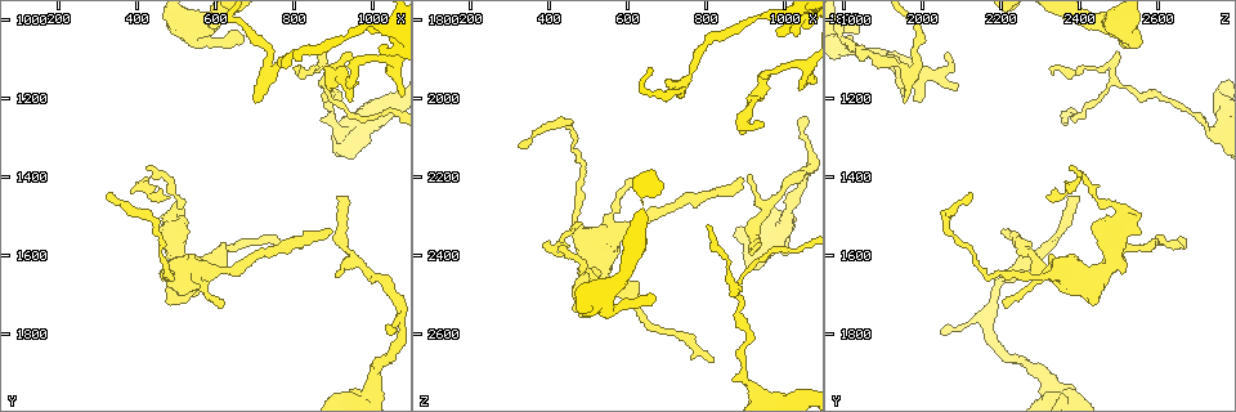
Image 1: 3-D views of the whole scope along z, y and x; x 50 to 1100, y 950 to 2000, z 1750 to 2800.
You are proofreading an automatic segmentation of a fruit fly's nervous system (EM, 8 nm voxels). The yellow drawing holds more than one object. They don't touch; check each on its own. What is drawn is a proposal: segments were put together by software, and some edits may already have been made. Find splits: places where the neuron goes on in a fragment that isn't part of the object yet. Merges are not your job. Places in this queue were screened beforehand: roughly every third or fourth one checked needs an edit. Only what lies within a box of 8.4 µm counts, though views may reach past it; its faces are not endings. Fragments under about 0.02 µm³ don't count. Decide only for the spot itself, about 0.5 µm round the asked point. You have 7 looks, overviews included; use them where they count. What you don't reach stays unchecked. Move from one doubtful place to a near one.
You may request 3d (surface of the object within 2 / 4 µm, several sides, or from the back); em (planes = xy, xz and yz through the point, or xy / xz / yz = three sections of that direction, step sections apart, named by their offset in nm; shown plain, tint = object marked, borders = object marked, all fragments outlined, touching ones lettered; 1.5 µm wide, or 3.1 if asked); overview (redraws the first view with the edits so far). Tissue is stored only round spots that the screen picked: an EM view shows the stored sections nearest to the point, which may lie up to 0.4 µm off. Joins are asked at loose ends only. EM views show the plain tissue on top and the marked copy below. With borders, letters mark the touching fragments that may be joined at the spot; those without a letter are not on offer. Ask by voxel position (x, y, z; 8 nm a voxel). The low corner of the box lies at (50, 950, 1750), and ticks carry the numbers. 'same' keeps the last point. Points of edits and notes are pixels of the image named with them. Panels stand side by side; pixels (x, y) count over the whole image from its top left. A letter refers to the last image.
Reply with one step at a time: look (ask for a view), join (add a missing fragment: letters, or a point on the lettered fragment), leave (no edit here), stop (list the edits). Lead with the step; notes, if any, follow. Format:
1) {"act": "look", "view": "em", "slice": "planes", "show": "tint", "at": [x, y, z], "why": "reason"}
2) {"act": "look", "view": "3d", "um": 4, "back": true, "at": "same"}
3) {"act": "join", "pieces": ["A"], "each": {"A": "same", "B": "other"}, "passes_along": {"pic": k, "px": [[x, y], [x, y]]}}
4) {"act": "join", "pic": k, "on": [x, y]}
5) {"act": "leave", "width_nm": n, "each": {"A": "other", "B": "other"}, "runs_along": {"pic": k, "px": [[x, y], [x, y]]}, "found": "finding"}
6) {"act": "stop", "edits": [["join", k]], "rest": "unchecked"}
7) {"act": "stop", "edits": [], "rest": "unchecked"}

{"act": "look", "view": "em", "slice": "planes", "show": "borders", "at": [920, 1455, 2400], "why": "an open end"}

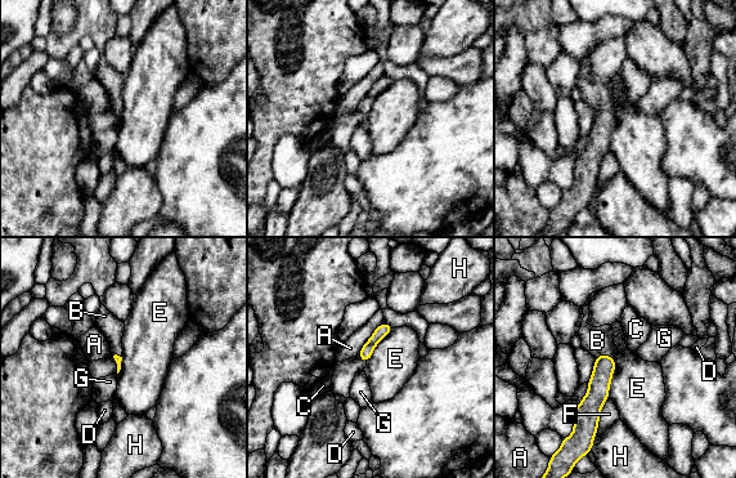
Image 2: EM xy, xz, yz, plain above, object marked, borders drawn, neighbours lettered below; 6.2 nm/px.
{"act": "join", "pieces": ["B"], "each": {"A": "other", "B": "same", "C": "other", "D": "other", "E": "other", "F": "other", "G": "other", "H": "other"}, "passes_along": {"pic": 2, "px": [[597, 393], [605, 354], [597, 340]]}, "found": "the neuron continues"}

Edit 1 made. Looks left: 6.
{"act": "look", "view": "em", "slice": "planes", "show": "borders", "at": [895, 1545, 2205], "why": "an open end"}

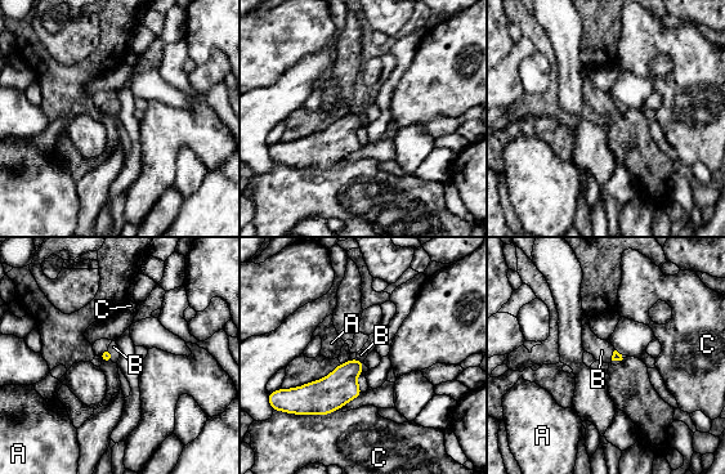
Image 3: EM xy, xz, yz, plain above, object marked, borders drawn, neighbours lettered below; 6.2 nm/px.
{"act": "join", "pieces": ["B"], "longest_contact_nm": ["C", 320], "each": {"A": "other", "B": "same", "C": "other"}, "found": "the neuron continues"}

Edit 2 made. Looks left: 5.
{"act": "look", "view": "overview", "why": "redraw"}

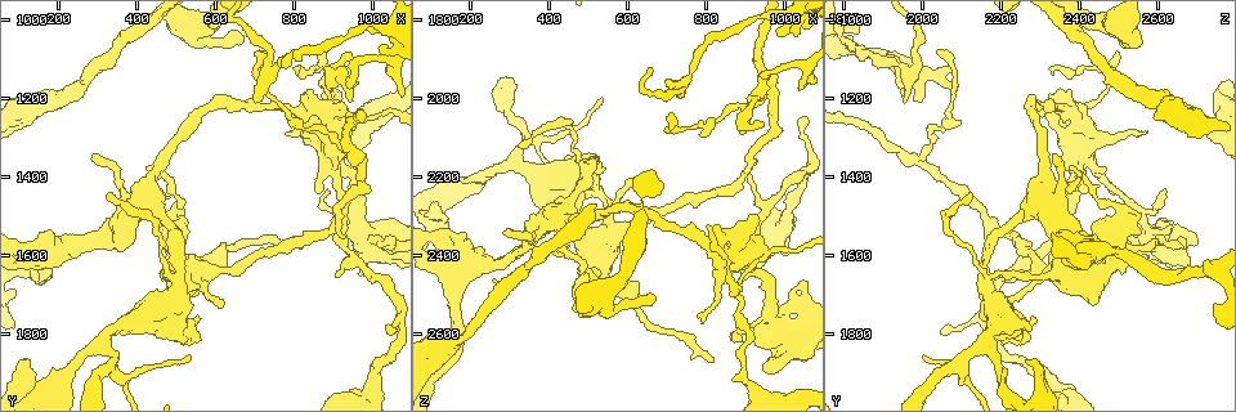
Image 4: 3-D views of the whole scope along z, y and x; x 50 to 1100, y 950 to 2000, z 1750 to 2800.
{"act": "look", "view": "em", "slice": "xz", "step": 4, "show": "tint", "at": [925, 1230, 2325], "why": "an open end"}

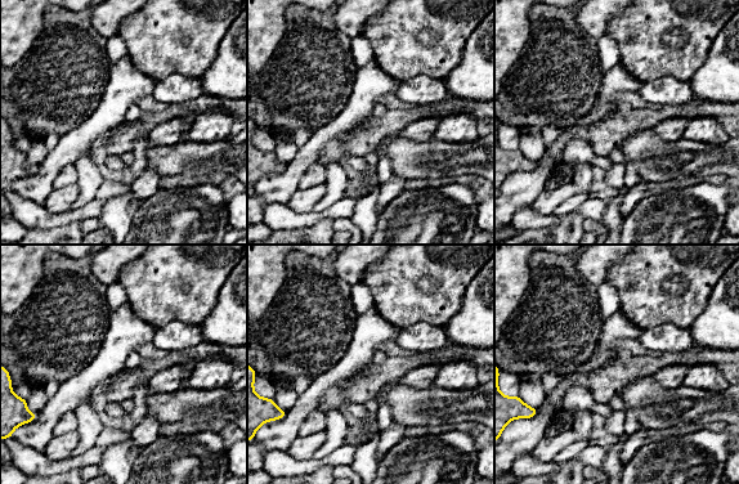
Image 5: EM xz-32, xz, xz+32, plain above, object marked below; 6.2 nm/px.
{"act": "look", "view": "em", "slice": "planes", "show": "tint", "at": "same", "why": "another direction"}

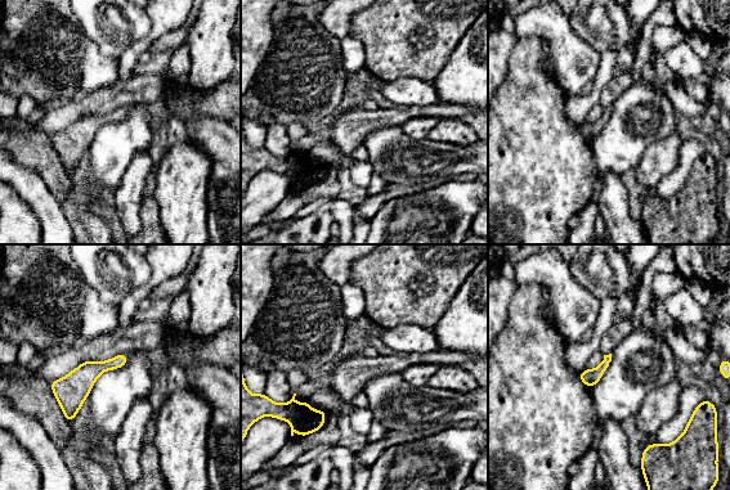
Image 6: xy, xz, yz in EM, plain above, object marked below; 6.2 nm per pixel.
{"act": "look", "view": "em", "slice": "planes", "show": "borders", "at": "same", "why": "what lies round it"}

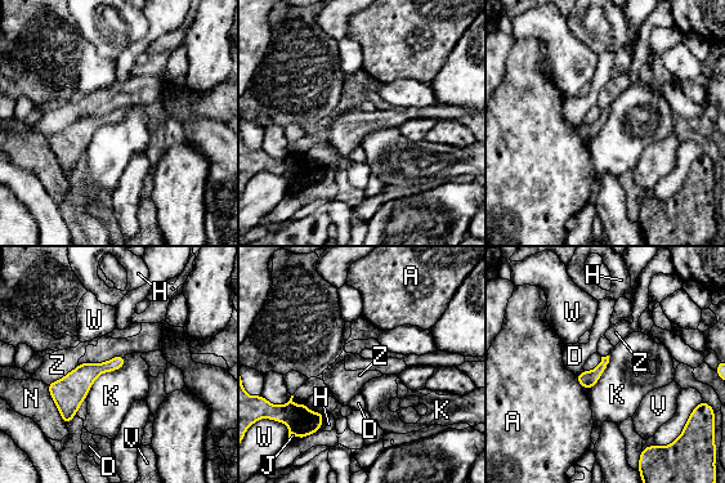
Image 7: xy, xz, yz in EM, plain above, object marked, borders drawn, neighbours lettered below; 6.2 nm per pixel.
{"act": "leave", "each": {"A": "other", "D": "other", "H": "other", "J": "other", "K": "other", "N": "other", "V": "other", "W": "other", "Z": "other"}, "runs_along": {"pic": 7, "px": [[120, 358], [67, 397], [65, 416]]}, "found": "none of them fits"}

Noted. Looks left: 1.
{"act": "stop", "edits": [["join", 2], ["join", 3]], "rest": "unchecked"}

